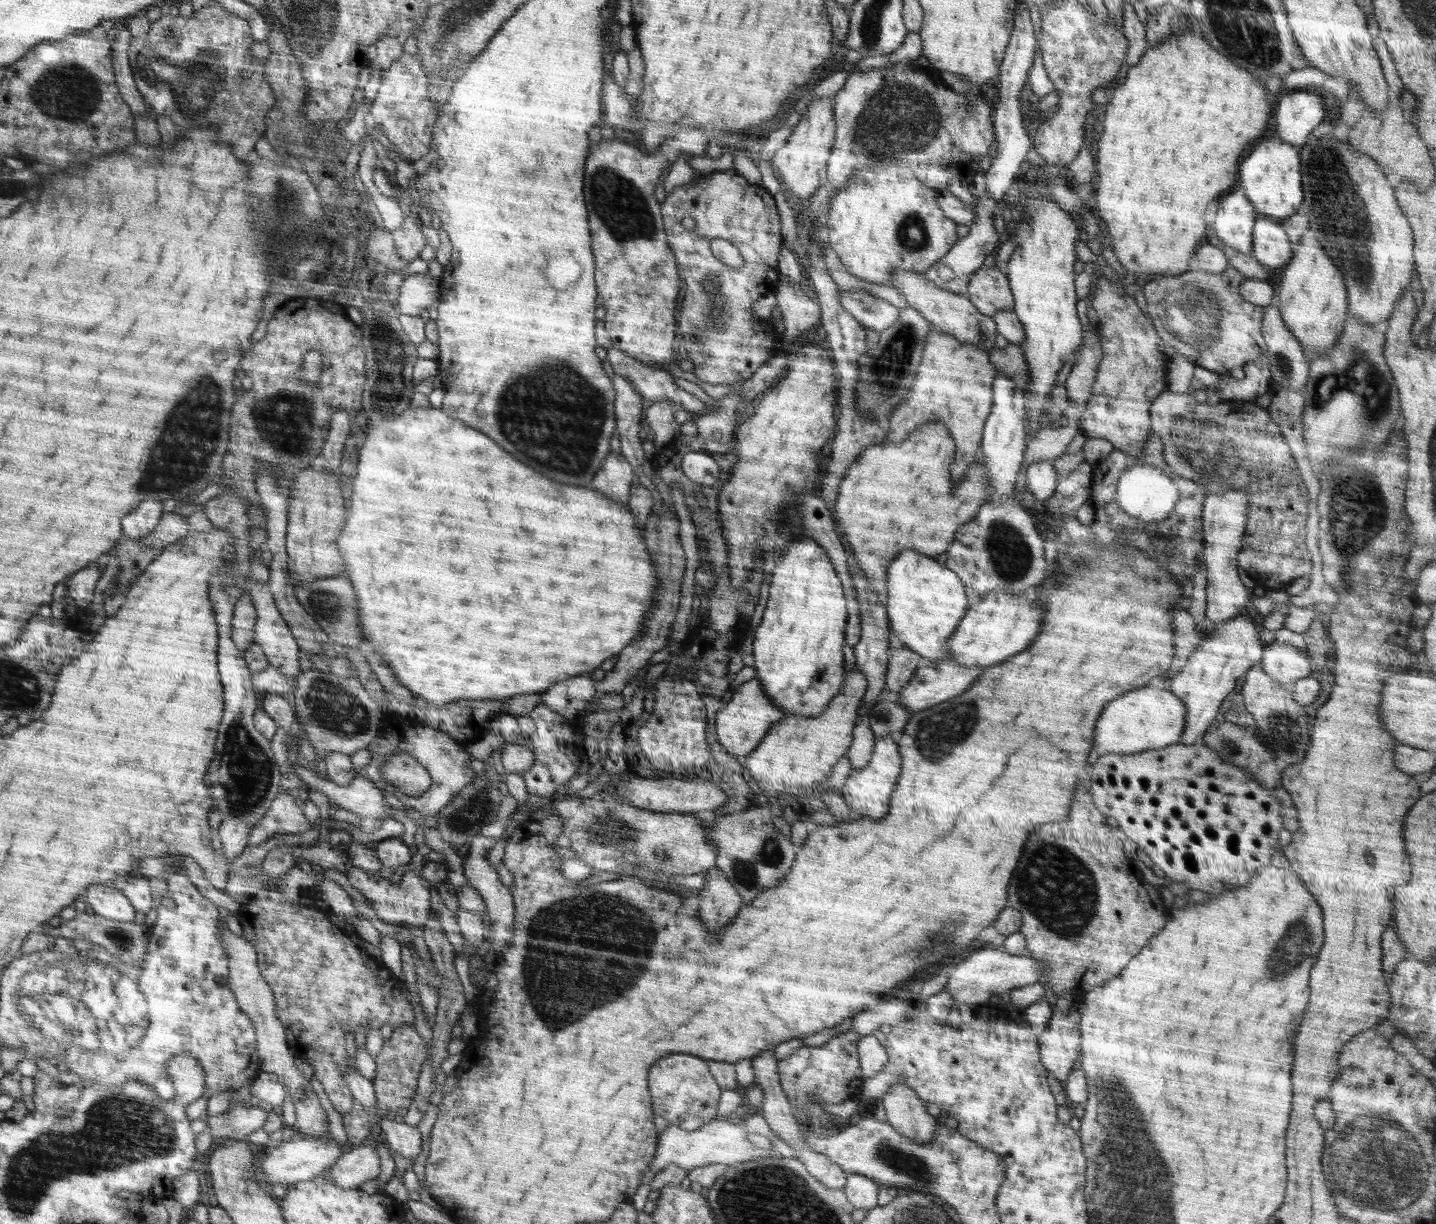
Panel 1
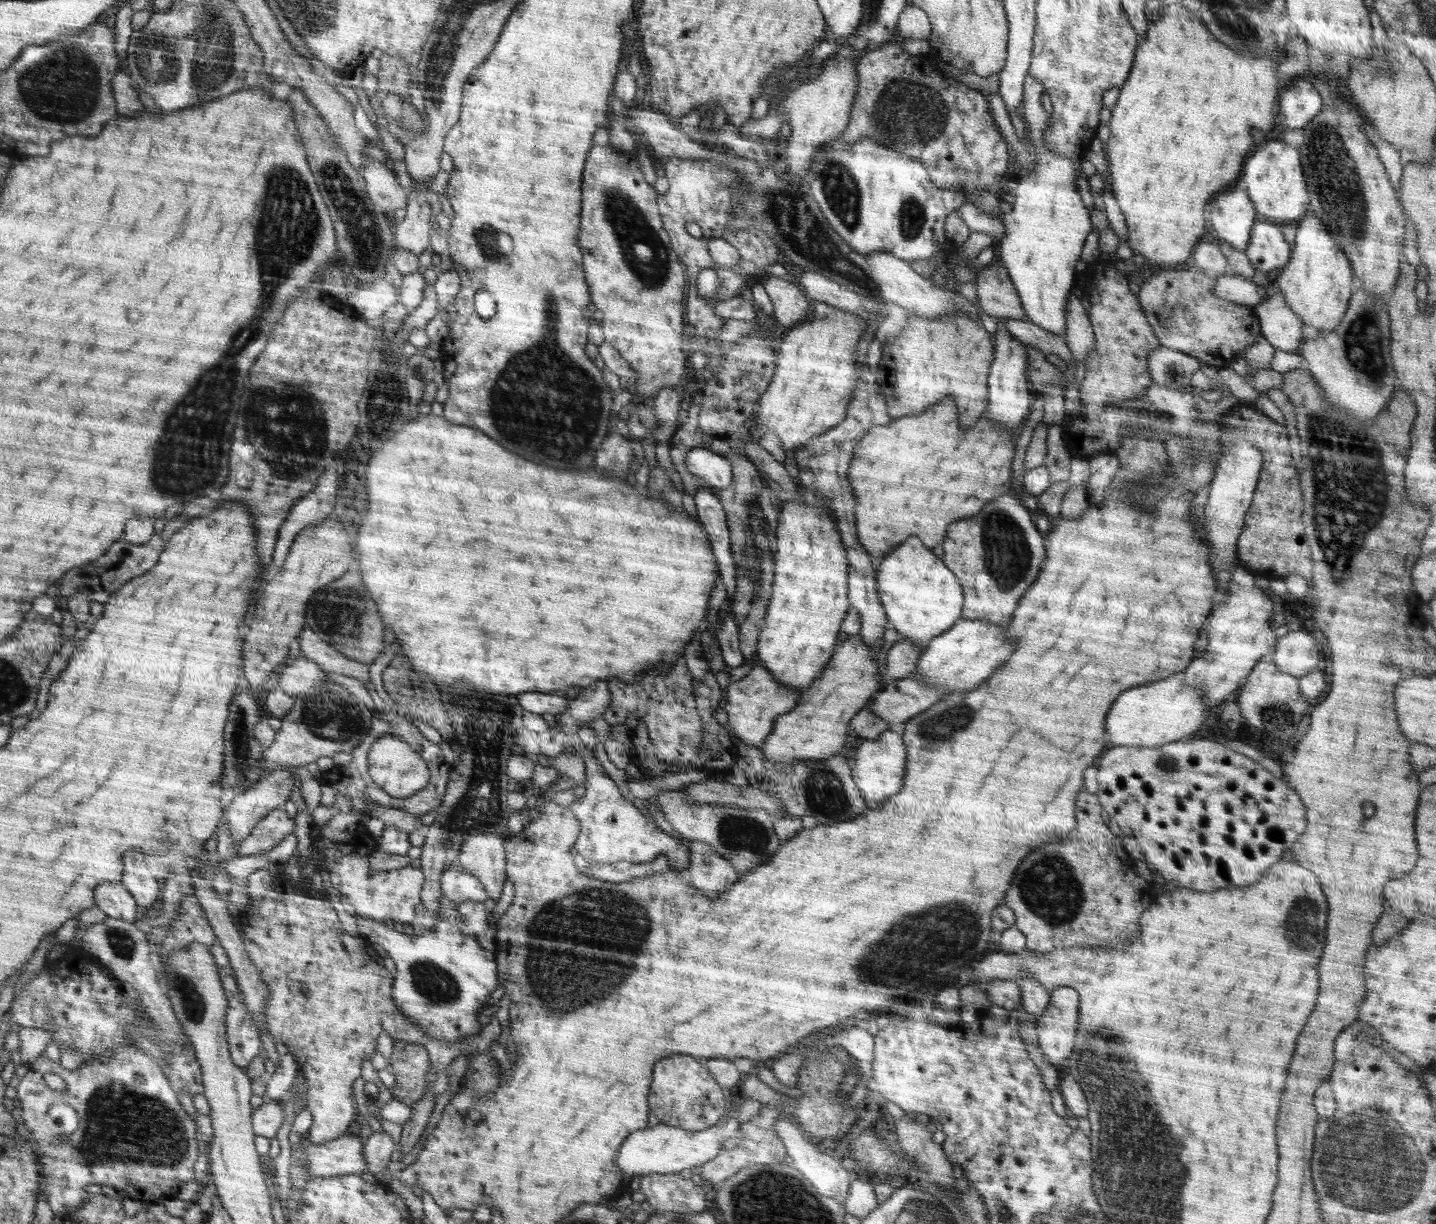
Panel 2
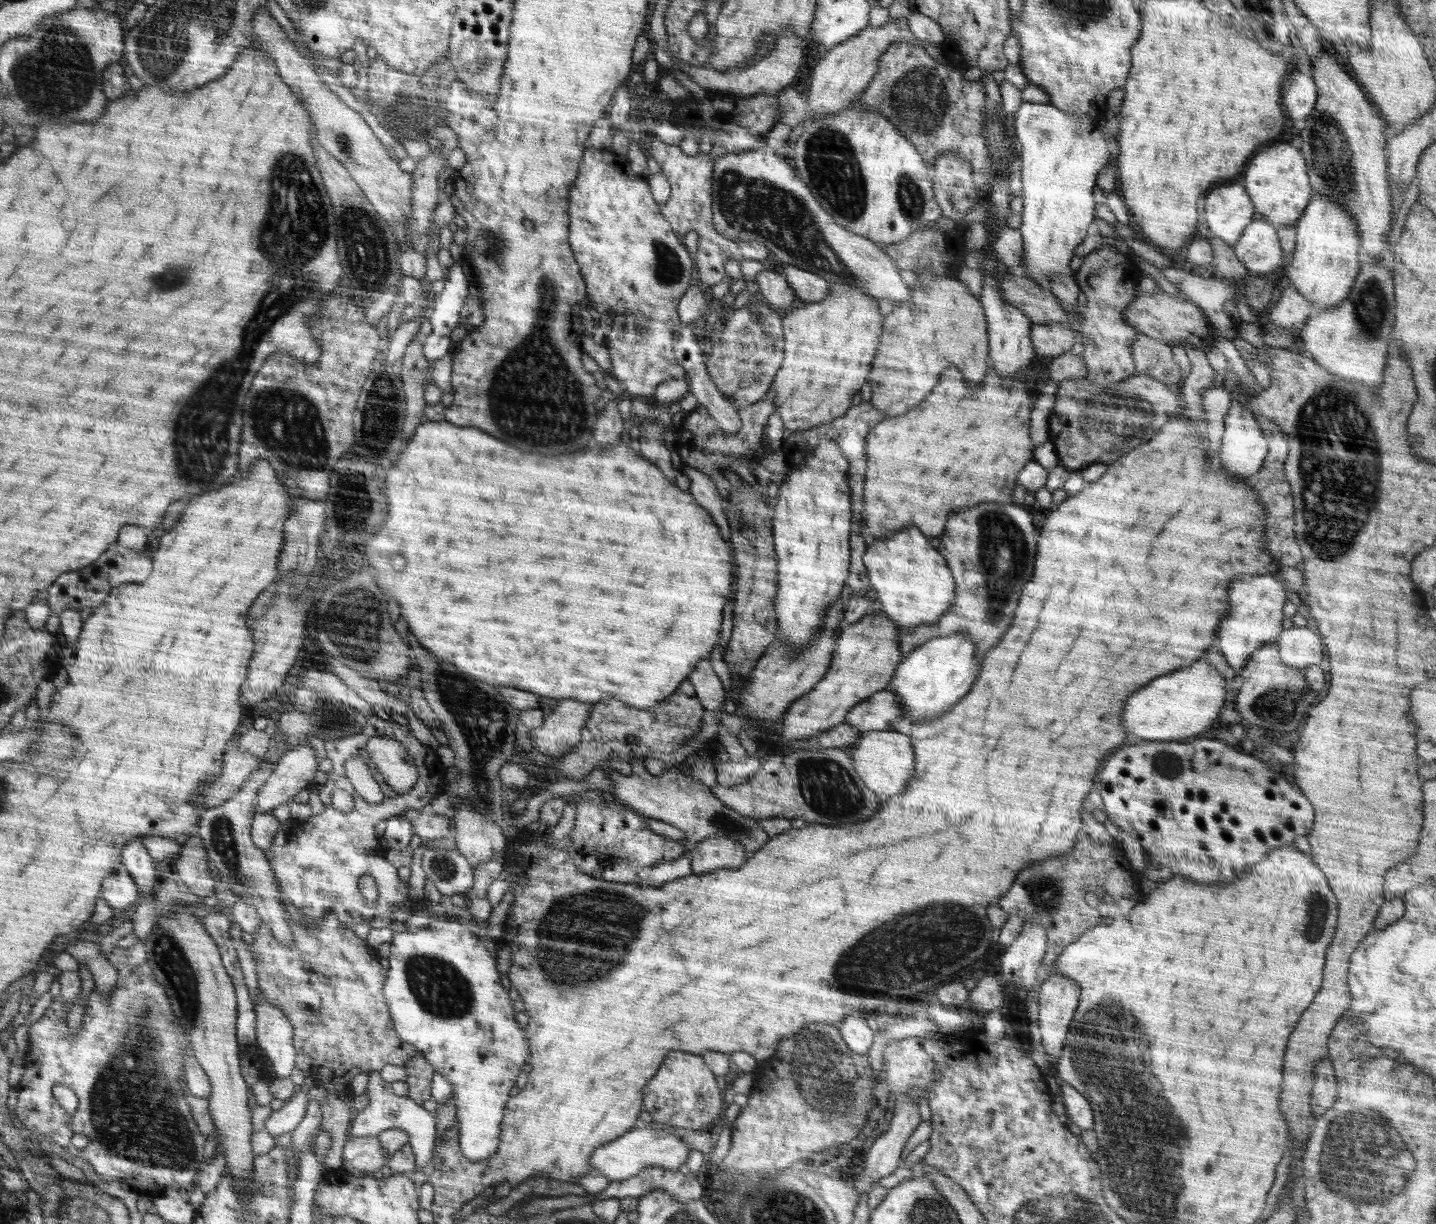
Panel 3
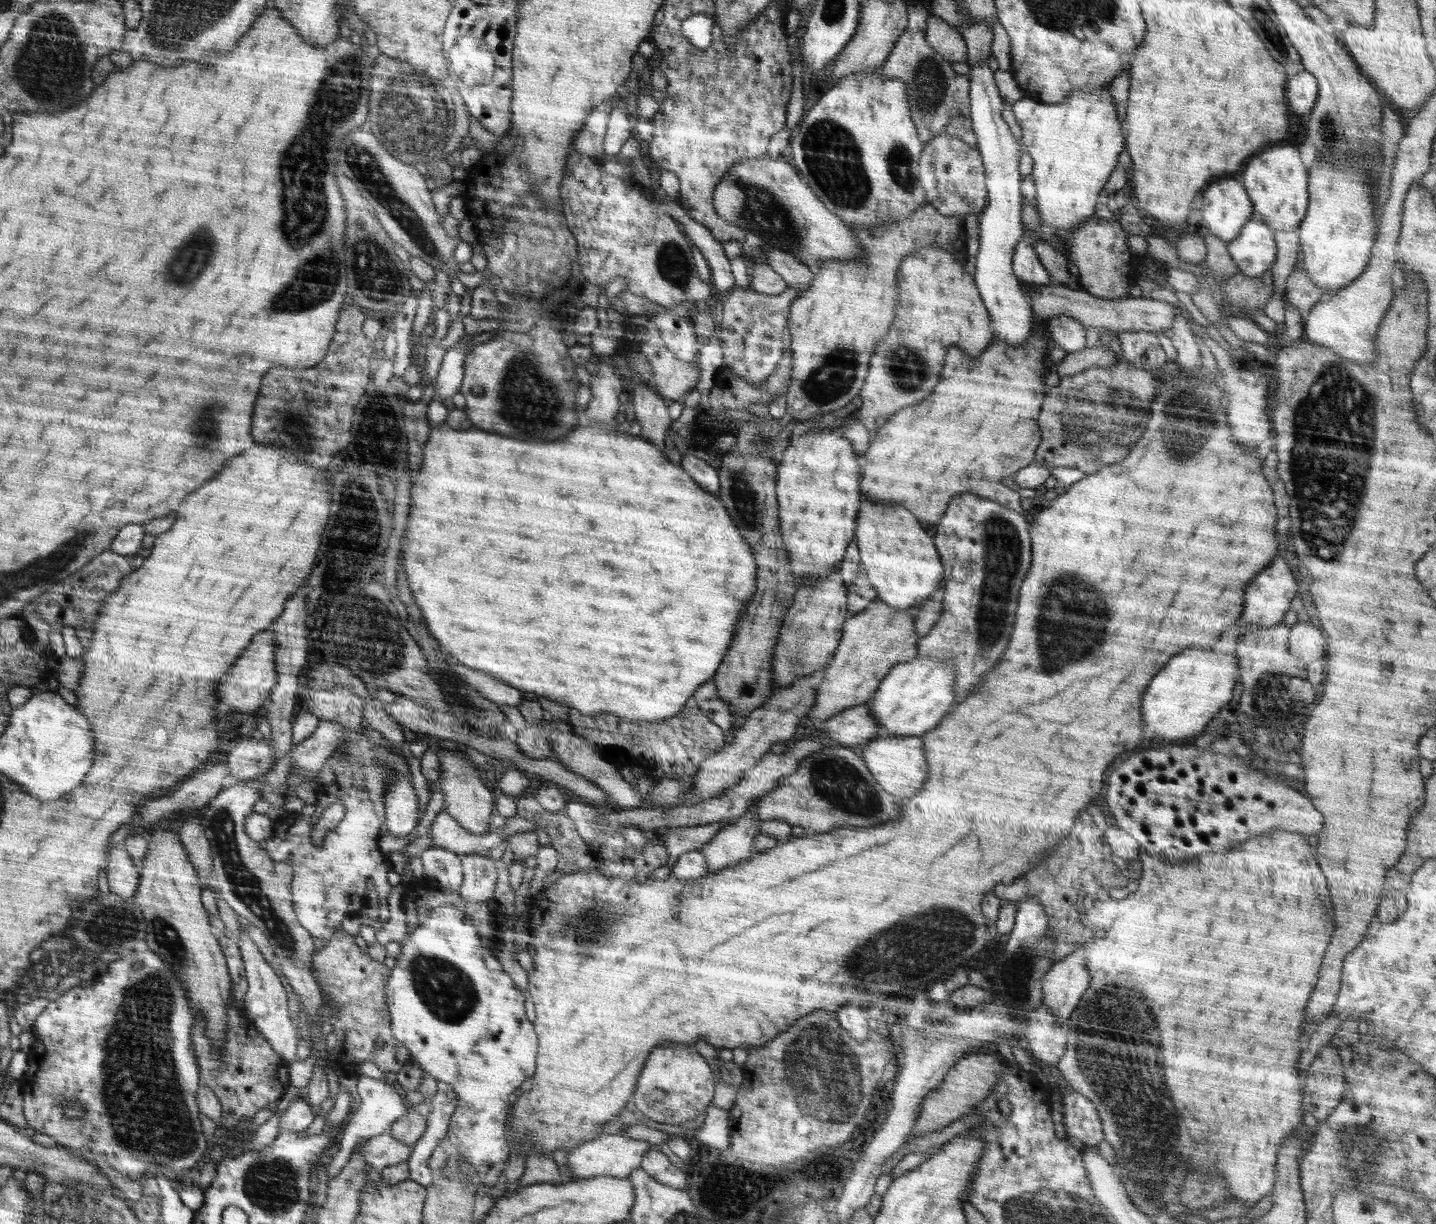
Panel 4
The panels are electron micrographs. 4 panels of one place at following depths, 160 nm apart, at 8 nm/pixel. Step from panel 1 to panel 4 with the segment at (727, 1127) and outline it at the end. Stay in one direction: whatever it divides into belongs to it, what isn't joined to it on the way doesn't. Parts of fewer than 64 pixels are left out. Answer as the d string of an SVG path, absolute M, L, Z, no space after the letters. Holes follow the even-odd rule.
M604 1133L592 1141L586 1141L584 1145L577 1146L572 1152L568 1152L568 1168L576 1180L592 1177L626 1178L634 1170L640 1168L646 1152L652 1145L654 1144L645 1141L641 1136Z

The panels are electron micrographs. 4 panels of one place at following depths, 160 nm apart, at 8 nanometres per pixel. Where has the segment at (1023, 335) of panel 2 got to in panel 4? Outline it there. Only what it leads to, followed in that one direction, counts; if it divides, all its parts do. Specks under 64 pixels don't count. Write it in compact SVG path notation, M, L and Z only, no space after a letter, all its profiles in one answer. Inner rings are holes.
M1064 315L1052 317L1046 332L1052 346L1063 348L1067 353L1082 350L1086 346L1086 328L1075 318Z

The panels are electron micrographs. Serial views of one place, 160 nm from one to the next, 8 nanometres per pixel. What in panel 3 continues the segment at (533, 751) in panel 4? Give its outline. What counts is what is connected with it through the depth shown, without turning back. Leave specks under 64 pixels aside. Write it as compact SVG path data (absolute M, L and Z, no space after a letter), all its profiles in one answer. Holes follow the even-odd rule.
M562 700L554 707L550 717L545 717L542 726L529 730L532 748L539 750L542 754L554 757L564 757L571 753L581 743L580 730L585 726L592 708L594 705L582 704L576 700Z

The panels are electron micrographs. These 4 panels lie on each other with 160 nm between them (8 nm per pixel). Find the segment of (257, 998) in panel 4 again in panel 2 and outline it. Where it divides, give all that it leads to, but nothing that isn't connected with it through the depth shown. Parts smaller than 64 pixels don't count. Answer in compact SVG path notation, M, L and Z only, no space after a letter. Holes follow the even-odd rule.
M278 1039L274 1041L280 1064L278 1064L272 1075L267 1076L266 1092L272 1100L283 1102L293 1088L293 1081L299 1070L299 1066L294 1060L294 1054L290 1053L286 1044L283 1044L283 1042Z

